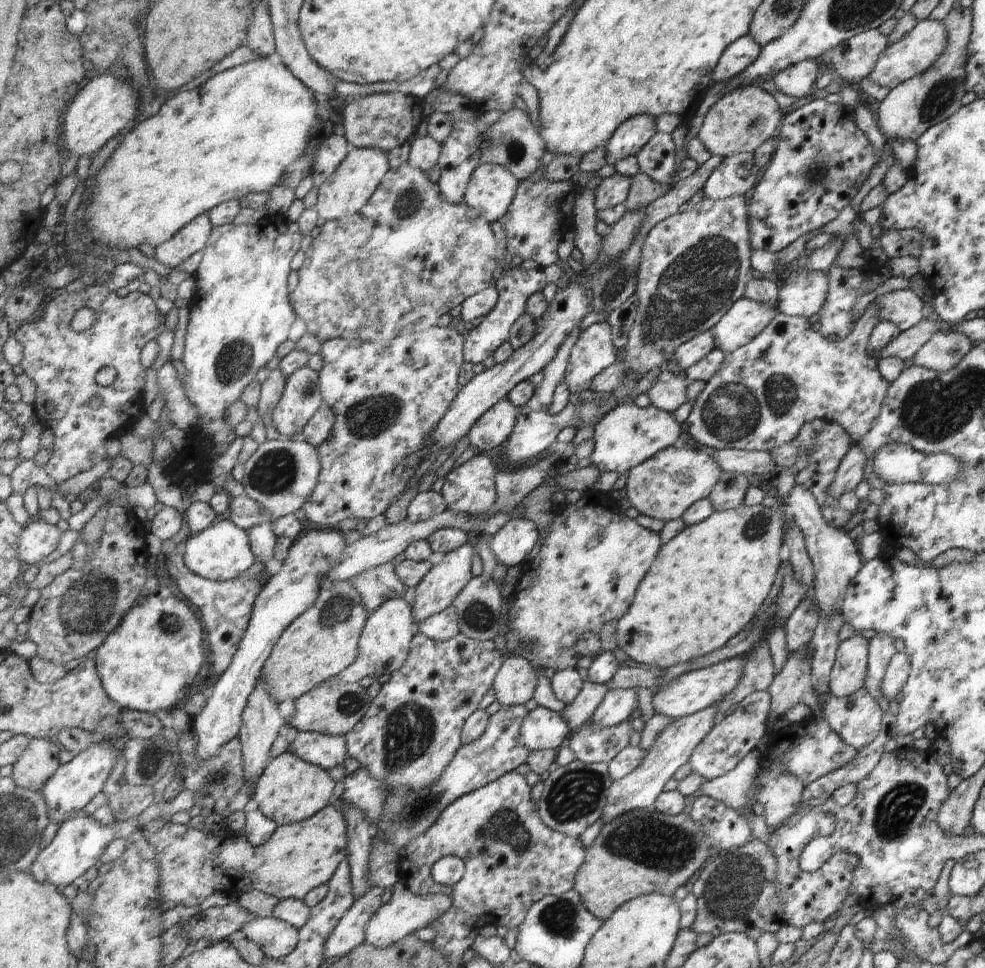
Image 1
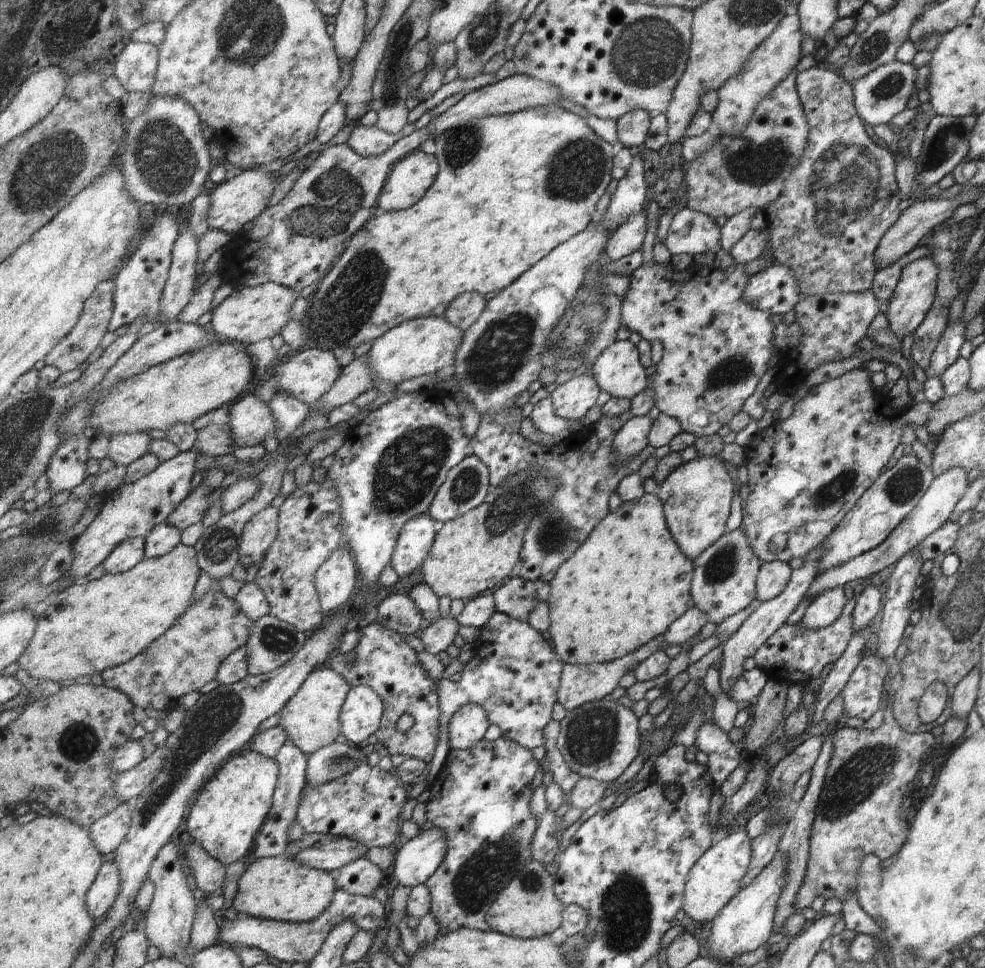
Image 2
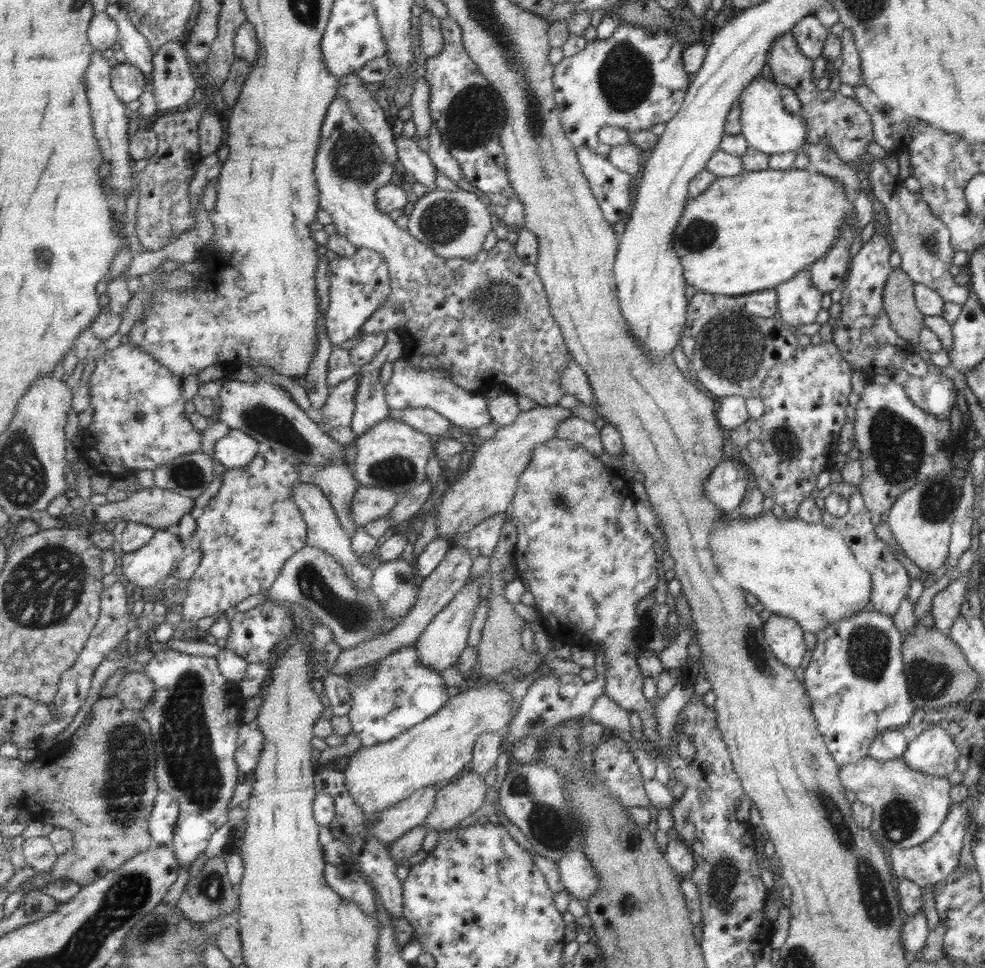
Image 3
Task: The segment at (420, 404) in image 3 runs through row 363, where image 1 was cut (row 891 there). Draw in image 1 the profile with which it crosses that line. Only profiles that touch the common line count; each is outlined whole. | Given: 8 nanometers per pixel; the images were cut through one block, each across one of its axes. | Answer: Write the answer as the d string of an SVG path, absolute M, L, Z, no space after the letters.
M401 880L394 887L394 893L389 902L381 906L369 921L366 928L366 942L380 949L393 946L407 938L407 935L411 936L417 930L431 926L435 920L447 914L447 910L451 910L453 905L452 897L445 894L431 894L429 898L423 898L409 890Z

